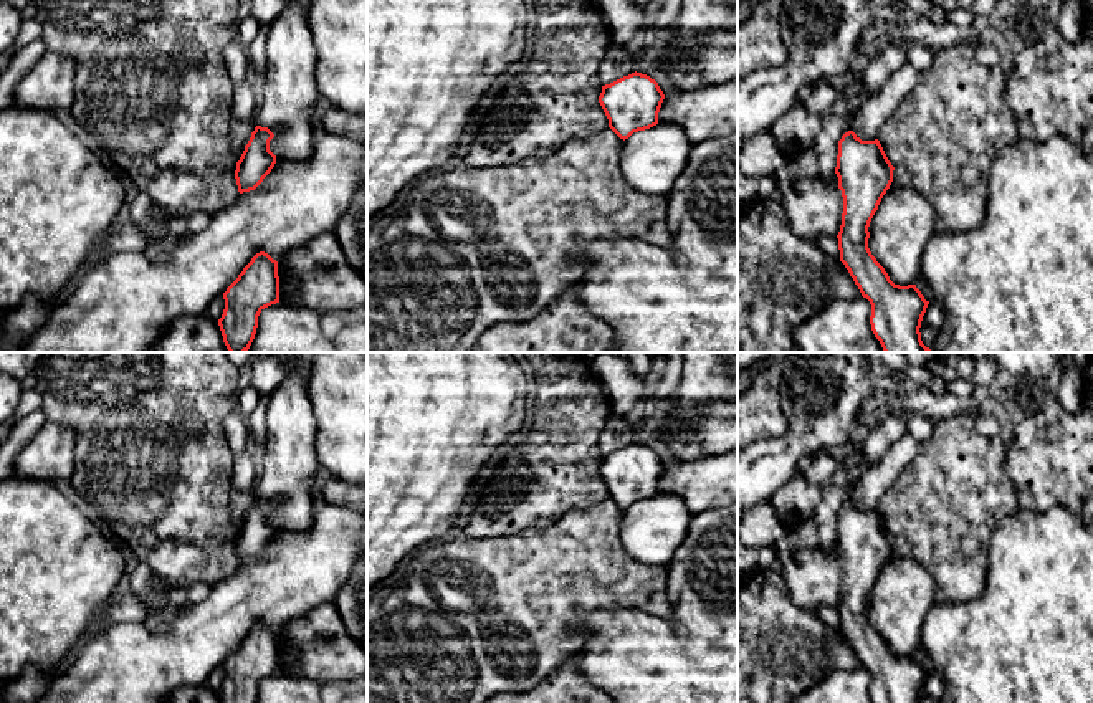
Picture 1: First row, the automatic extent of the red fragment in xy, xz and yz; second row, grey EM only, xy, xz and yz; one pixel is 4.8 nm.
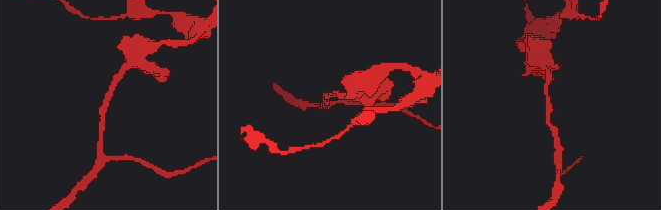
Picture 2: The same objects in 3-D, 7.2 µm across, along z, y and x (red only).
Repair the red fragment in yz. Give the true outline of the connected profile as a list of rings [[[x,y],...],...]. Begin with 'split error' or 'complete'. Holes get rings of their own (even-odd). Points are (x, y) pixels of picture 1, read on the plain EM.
complete; [[[848,501],[838,511],[835,544],[843,567],[842,595],[837,605],[840,632],[848,640],[862,667],[871,675],[870,695],[873,703],[919,703],[929,672],[924,670],[916,655],[895,655],[868,619],[868,597],[893,552],[893,541],[895,538],[878,509],[862,511],[853,501]]]

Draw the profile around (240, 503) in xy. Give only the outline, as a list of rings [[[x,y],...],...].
[[[231,490],[230,493],[230,518],[235,531],[238,533],[245,516],[248,514],[251,503],[255,501],[256,495],[255,493],[243,493]]]

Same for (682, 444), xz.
[[[671,430],[661,442],[676,460],[694,460],[704,455],[703,447],[688,430]]]

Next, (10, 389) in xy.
[[[0,374],[0,423],[7,422],[15,412],[23,389],[20,380]]]

